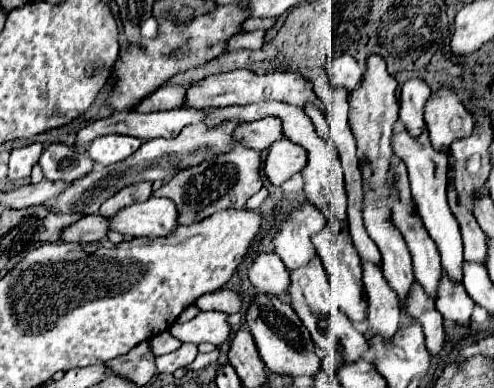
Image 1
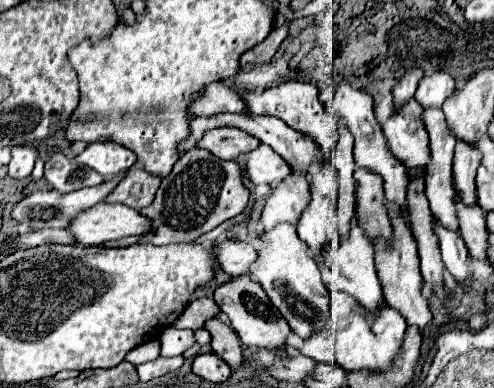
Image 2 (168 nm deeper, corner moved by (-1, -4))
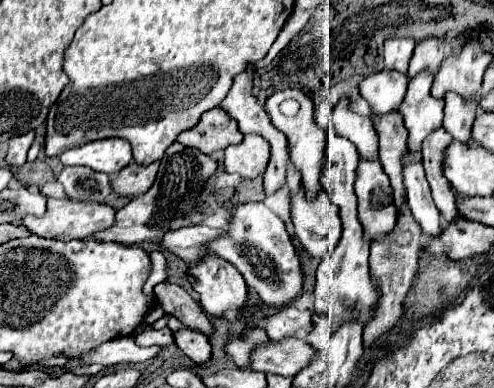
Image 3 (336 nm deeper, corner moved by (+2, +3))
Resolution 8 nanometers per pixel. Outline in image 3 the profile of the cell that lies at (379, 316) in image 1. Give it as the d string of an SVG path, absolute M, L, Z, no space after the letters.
M304 191L292 195L292 221L296 235L306 247L306 251L316 259L324 259L332 249L336 249L342 233L340 211L332 205L328 193L320 193L318 199L308 201Z

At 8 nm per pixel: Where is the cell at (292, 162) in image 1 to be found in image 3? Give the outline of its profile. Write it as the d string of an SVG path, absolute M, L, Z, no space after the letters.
M244 135L244 141L238 145L226 147L224 169L228 173L238 173L242 177L254 179L264 173L270 161L268 141L260 135Z

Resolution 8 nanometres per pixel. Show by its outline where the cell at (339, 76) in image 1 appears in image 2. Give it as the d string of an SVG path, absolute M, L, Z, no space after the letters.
M341 82L335 94L335 100L331 104L331 110L337 114L337 118L349 128L349 132L353 134L355 140L355 162L357 166L367 168L369 172L375 172L383 178L383 188L385 188L385 196L387 200L395 200L397 204L403 206L403 216L407 216L407 206L405 206L405 194L407 194L407 174L405 168L399 160L395 160L395 156L391 154L387 140L381 132L379 122L375 120L373 114L373 98L357 88L353 88L349 82Z

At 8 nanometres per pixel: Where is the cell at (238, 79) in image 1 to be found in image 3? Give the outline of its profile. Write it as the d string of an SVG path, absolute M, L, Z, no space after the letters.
M284 89L284 91L272 93L266 99L264 109L272 119L272 125L276 129L280 129L290 143L290 159L302 175L304 193L308 193L308 197L316 197L316 193L322 191L320 169L324 169L324 145L326 145L328 133L324 129L320 129L316 123L312 97L308 93L304 93L302 89Z

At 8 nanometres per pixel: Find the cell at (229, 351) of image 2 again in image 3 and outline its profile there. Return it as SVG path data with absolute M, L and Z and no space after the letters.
M164 281L164 283L158 283L154 287L154 293L156 293L158 305L166 313L180 319L186 327L196 329L196 331L200 331L204 335L214 333L214 325L210 323L210 319L204 313L202 305L196 299L192 299L186 289L182 289L180 285L172 285L172 283Z

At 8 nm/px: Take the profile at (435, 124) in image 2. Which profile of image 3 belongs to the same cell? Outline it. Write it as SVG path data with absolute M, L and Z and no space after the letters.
M420 73L408 83L408 93L404 103L400 105L400 113L404 117L404 125L410 133L410 149L420 153L420 143L432 129L440 129L444 123L444 101L434 99L430 95L432 75Z

